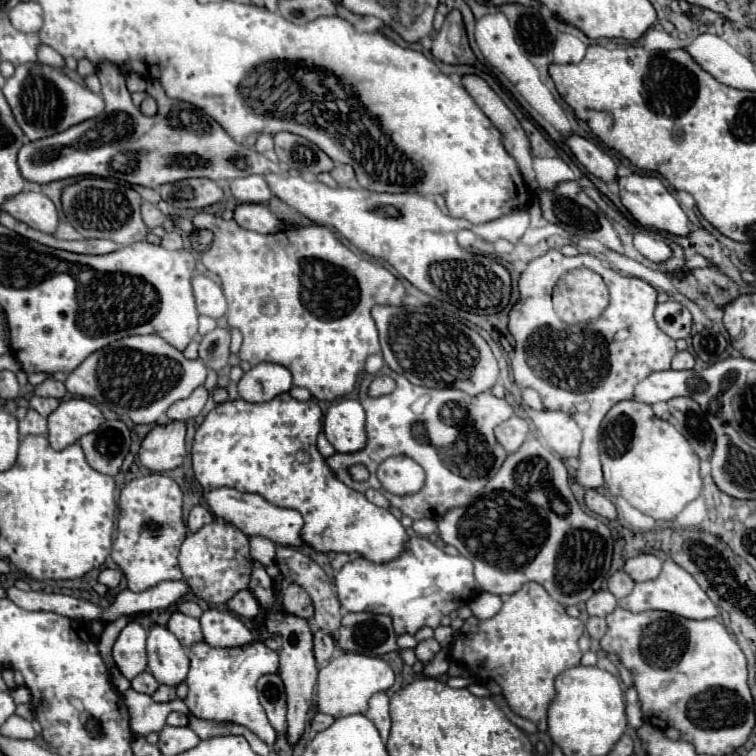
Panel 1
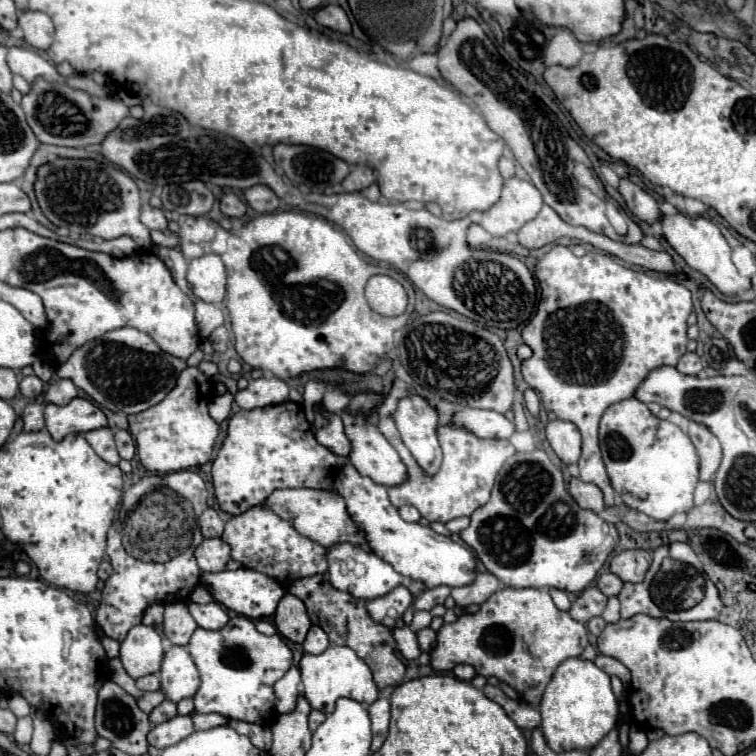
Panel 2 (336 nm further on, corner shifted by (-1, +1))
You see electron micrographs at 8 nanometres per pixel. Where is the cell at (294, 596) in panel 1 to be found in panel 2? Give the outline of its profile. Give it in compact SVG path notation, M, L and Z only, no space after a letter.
M287 592L275 610L275 626L281 636L301 644L311 628L311 620L307 616L305 604L297 596Z

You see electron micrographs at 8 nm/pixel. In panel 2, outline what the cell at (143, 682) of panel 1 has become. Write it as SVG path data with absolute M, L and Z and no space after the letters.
M149 674L149 676L143 676L137 680L137 688L139 690L159 690L159 676L157 674Z

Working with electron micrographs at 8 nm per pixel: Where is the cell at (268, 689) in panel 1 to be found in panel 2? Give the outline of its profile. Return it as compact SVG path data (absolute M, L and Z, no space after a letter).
M291 666L291 668L285 672L285 676L275 682L275 694L277 694L275 710L277 710L279 714L285 714L285 712L293 712L293 710L295 710L297 698L299 698L299 694L301 694L299 684L301 684L301 676L299 676L297 666Z

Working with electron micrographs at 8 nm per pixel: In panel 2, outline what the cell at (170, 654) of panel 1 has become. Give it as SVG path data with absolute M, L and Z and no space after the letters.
M171 646L165 652L159 678L161 678L161 692L171 702L193 698L201 684L197 666L191 660L185 646Z

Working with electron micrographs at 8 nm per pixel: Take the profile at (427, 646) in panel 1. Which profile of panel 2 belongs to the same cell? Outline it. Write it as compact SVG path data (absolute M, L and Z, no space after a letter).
M423 628L423 630L419 630L417 632L417 640L419 640L419 648L423 650L423 652L431 652L431 648L433 648L433 644L435 644L435 632L431 630L431 628Z

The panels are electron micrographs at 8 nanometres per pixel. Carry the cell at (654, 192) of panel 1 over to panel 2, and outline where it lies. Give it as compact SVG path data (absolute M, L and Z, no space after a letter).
M675 214L675 216L663 216L661 220L663 224L663 232L667 242L675 248L675 252L693 268L699 270L703 276L709 278L709 282L725 296L733 296L739 290L747 290L751 288L751 278L745 278L739 274L739 270L735 268L733 260L731 260L731 246L727 244L727 240L723 238L721 230L705 220L705 218L691 218L691 216L683 216L683 214Z

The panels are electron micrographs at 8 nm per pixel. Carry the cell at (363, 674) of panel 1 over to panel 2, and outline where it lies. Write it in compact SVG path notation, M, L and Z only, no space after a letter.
M329 646L323 654L305 654L299 662L301 680L303 680L303 696L311 704L311 708L331 714L335 710L335 700L345 696L357 702L375 702L379 698L379 690L373 682L369 666L347 646Z

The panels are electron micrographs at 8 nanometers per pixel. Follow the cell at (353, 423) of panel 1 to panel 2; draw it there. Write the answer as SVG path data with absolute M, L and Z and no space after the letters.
M345 412L343 424L345 424L345 434L347 434L347 438L351 440L351 446L353 446L349 460L359 474L363 474L363 476L367 476L367 478L371 478L371 480L375 480L377 484L383 484L383 486L399 486L399 484L409 480L407 466L399 458L397 450L387 442L387 438L377 430L377 426L373 426L363 414L353 416L353 414Z

